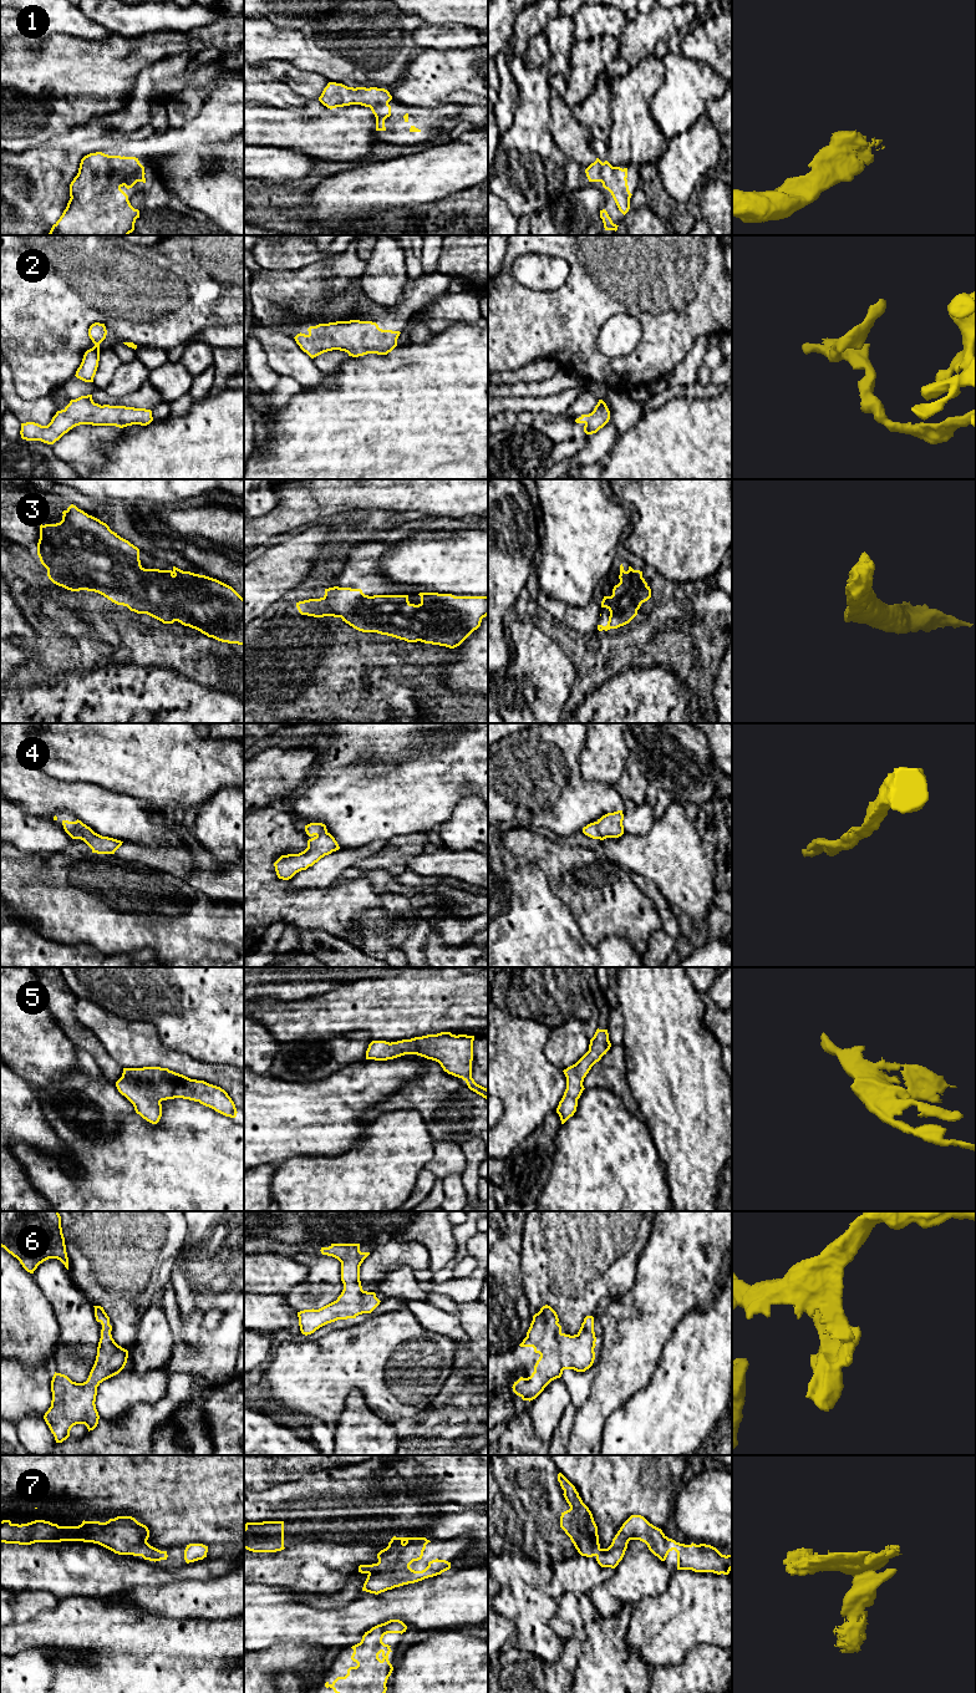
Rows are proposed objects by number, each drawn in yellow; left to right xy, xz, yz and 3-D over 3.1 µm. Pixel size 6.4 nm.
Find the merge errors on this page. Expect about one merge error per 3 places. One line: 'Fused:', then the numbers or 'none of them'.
Fused: none of them

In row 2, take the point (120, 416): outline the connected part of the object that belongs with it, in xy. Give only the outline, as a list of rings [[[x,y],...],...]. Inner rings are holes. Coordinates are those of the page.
[[[92,395],[71,400],[61,411],[57,411],[47,426],[35,422],[21,423],[21,438],[41,441],[54,444],[65,433],[80,424],[116,426],[120,428],[141,424],[147,426],[153,421],[152,411],[126,406],[98,405]]]

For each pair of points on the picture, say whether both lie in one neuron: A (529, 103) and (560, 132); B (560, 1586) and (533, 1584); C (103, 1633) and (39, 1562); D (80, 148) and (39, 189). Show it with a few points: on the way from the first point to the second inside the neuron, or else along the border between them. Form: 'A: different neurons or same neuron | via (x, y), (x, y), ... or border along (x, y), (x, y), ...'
A: different neurons | border along (550, 92), (549, 133), (560, 150)
B: different neurons | border along (544, 1585), (544, 1590), (557, 1600)
C: different neurons | border along (98, 1597), (70, 1596), (60, 1600)
D: same neuron | via (70, 158), (49, 179)

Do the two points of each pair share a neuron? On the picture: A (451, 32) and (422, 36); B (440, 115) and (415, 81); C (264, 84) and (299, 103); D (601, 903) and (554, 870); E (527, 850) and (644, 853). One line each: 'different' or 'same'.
A: same
B: different
C: same
D: same
E: different

